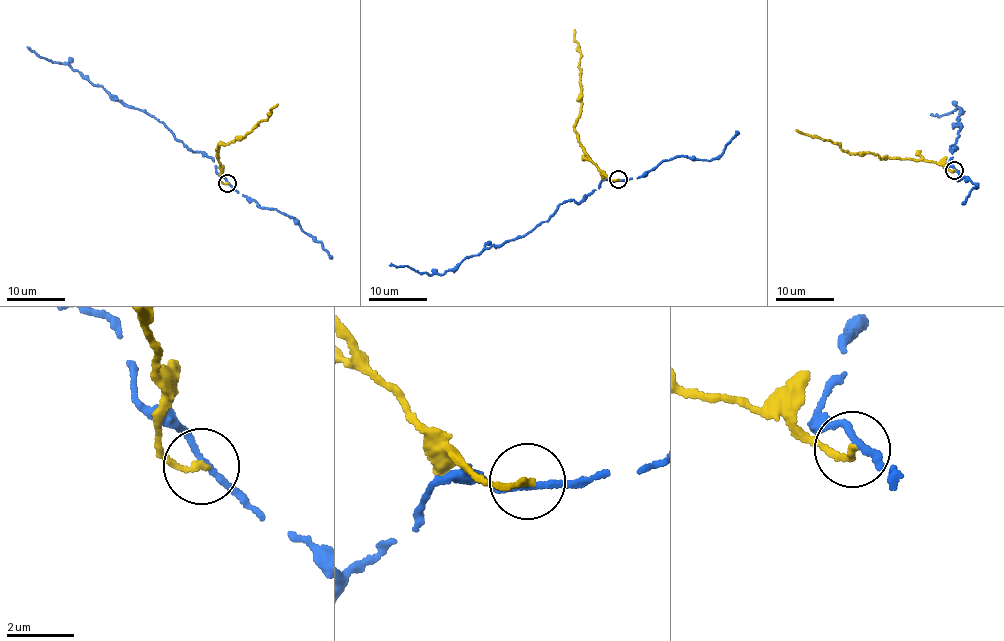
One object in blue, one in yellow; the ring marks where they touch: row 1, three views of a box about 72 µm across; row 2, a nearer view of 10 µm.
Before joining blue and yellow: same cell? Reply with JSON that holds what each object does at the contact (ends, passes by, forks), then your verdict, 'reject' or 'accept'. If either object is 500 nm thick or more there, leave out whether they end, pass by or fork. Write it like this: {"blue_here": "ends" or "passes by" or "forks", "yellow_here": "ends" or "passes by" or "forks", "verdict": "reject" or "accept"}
{"blue_here": "passes by", "yellow_here": "ends", "verdict": "reject"}

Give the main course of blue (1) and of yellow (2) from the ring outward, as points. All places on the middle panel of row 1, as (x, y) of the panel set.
1: (618, 179), (604, 180), (581, 201), (566, 201), (522, 236), (466, 257), (442, 274), (390, 264)
2: (618, 179), (611, 180), (591, 160), (574, 130), (581, 114), (580, 46), (574, 40), (575, 30)

